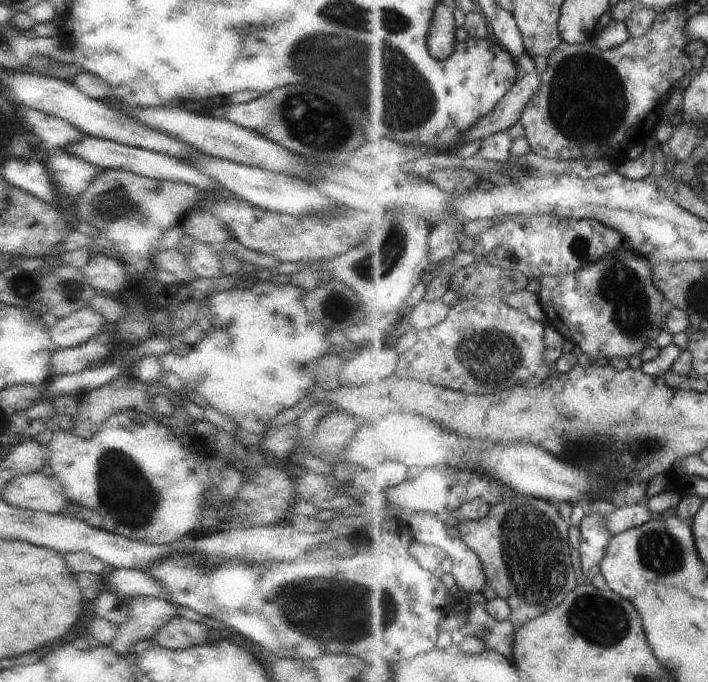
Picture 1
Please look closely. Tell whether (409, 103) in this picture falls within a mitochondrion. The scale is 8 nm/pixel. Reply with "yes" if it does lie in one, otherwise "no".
yes

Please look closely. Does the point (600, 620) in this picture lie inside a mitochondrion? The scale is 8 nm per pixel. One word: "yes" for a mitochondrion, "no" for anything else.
yes

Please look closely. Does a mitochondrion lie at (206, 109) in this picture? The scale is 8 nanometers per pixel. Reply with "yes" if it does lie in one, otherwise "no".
no

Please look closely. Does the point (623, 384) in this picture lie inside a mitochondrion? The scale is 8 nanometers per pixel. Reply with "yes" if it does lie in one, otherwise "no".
no

